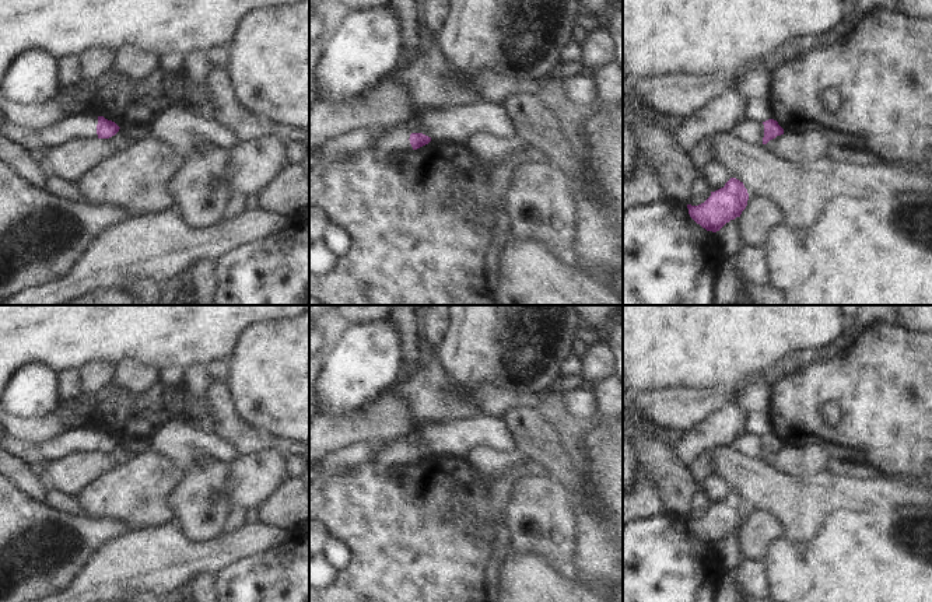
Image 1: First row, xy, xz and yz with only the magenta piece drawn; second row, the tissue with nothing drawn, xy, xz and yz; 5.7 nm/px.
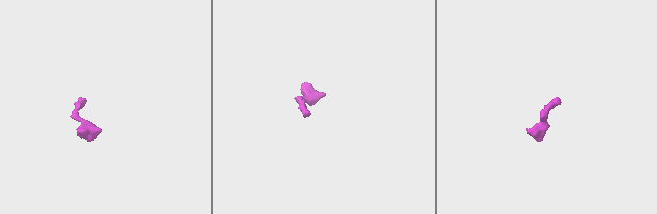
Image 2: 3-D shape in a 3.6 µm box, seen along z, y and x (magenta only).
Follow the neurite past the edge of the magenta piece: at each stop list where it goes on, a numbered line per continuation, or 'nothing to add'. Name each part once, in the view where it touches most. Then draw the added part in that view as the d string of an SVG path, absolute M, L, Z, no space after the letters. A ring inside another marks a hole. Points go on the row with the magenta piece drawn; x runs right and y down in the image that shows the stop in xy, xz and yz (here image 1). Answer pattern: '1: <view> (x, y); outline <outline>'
1: xy (81, 125); outline M76 113L34 132L6 122L1 136L28 151L35 148L53 148L74 139L98 139L98 116L95 113Z

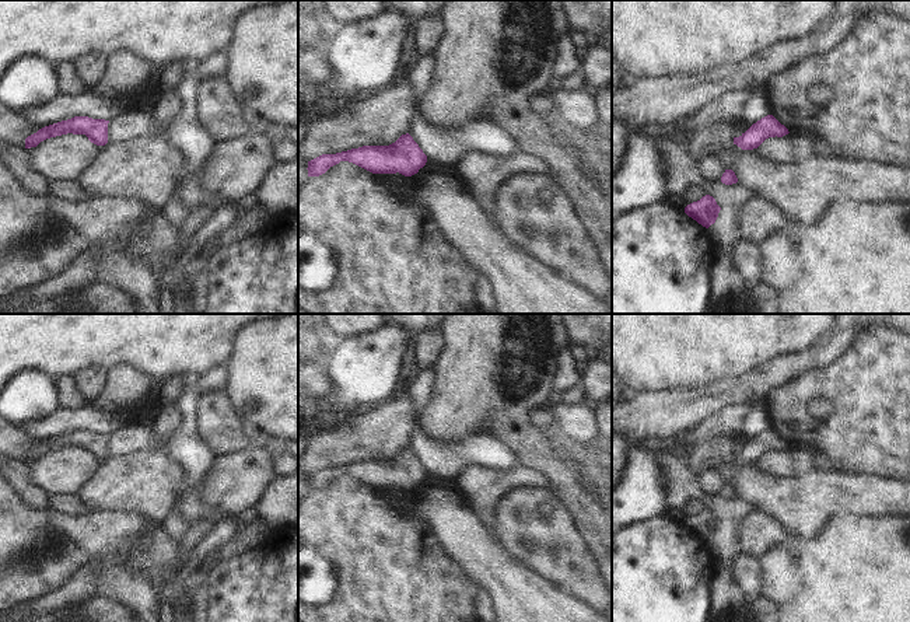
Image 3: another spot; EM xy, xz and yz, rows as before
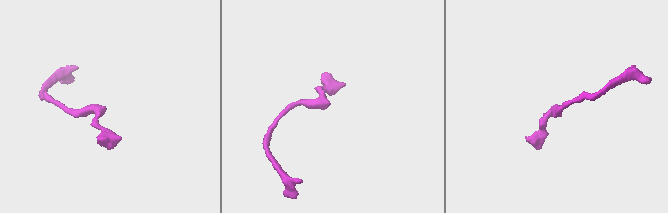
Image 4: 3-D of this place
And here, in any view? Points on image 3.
nothing to add

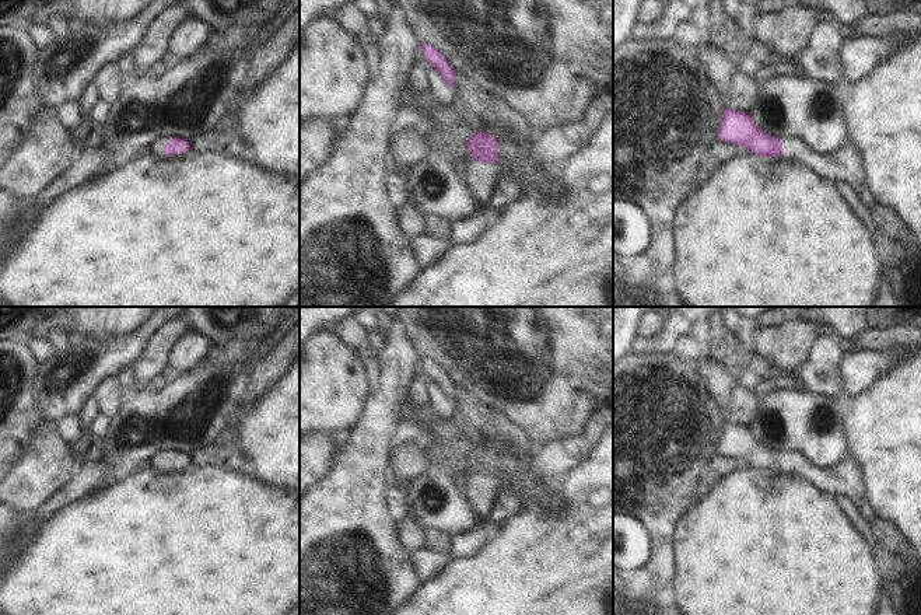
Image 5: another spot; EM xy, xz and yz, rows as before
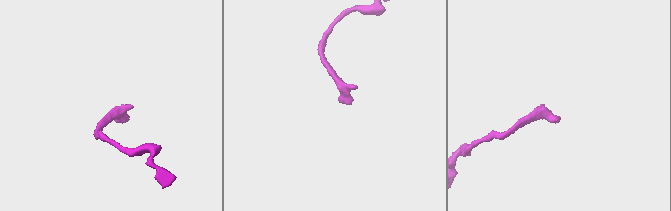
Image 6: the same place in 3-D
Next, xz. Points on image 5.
1: xz (480, 178); outline M470 163L460 168L465 185L476 195L479 202L488 202L494 193L501 171L497 164Z

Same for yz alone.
1: yz (846, 163); outline M796 137L782 140L781 146L781 157L791 163L808 165L823 179L845 179L861 195L868 210L871 213L876 210L878 202L866 185L861 157L850 141L831 156L815 153L805 141Z

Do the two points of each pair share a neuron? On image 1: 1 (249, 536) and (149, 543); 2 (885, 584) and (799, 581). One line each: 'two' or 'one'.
1: one
2: two

